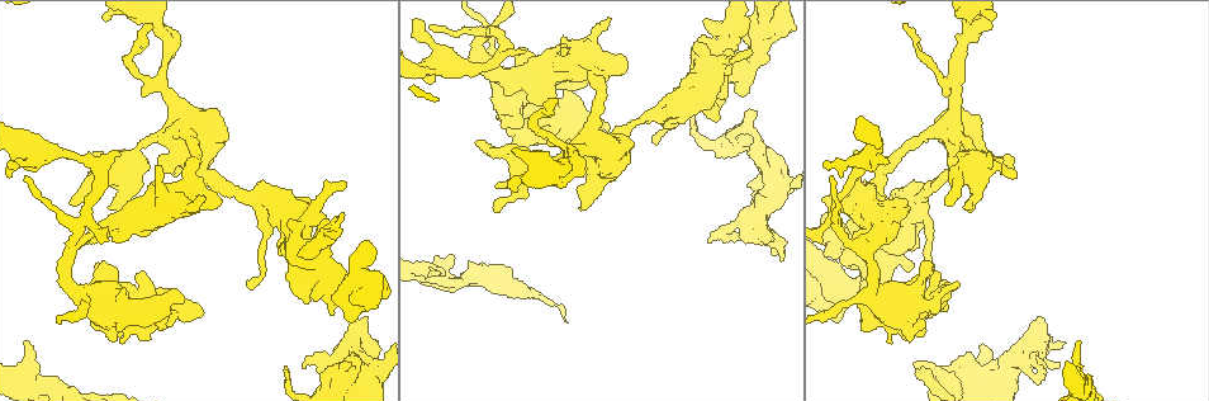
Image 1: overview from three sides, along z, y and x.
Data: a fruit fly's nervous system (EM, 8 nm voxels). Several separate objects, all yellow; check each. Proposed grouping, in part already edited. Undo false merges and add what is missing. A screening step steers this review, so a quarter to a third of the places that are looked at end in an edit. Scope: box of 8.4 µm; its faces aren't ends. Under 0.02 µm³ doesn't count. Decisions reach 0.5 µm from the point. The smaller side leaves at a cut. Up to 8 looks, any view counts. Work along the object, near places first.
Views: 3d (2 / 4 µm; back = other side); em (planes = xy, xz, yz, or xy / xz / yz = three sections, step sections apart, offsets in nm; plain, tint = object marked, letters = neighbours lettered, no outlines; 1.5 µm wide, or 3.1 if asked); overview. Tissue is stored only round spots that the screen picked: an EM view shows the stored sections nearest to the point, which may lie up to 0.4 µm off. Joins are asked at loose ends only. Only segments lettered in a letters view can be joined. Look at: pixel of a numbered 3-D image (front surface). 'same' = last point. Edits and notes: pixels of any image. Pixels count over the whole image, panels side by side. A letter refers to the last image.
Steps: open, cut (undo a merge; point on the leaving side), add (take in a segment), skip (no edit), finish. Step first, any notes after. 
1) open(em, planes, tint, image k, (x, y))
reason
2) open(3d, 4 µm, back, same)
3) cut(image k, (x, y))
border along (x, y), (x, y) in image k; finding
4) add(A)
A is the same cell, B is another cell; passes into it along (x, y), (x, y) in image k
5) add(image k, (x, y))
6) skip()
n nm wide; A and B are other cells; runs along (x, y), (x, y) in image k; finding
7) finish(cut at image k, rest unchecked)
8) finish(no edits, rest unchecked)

open(em, planes, letters, image 1, (942, 283))
free end

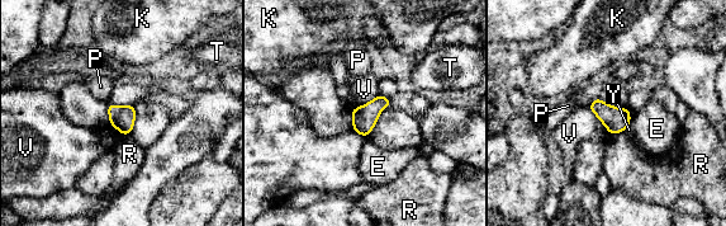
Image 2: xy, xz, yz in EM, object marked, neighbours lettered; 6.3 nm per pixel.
skip()
V touches over 200 nm; E, K, P, R, T, V and Y are other cells; border along (378, 93), (374, 98), (351, 111) in image 2; no lettered segment goes on from it

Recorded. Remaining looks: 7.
open(3d, 4 µm, image 1, (485, 32))
three arms meet

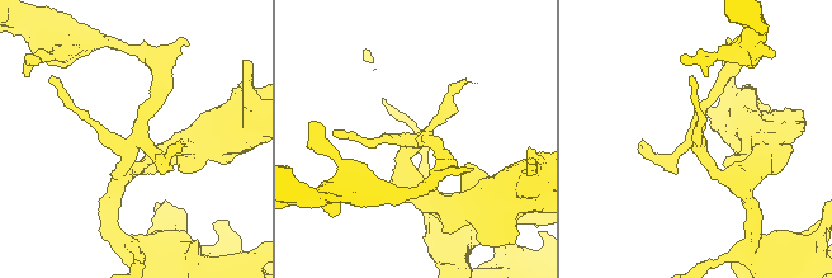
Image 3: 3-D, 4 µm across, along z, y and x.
open(em, planes, tint, image 3, (418, 141))

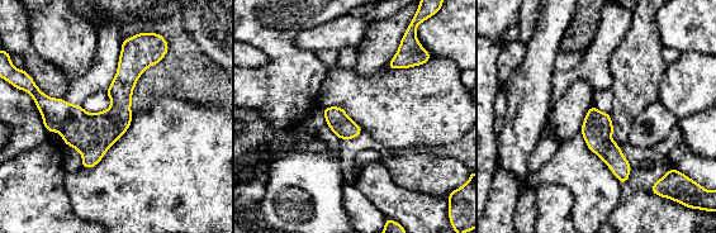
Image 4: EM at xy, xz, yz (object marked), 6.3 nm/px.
open(em, planes, letters, same)

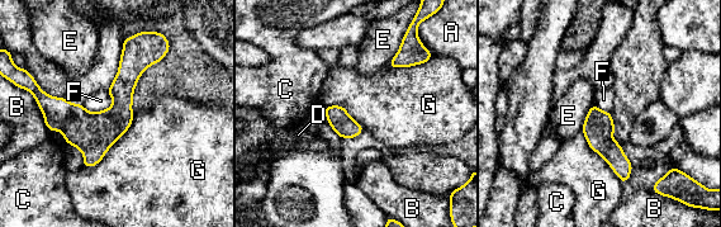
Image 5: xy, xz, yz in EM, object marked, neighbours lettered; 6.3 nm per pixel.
skip()
G touches over 440 nm; A, B, C, D, E, F and G are other cells; one neuron here

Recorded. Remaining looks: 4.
open(em, planes, letters, image 1, (758, 148))

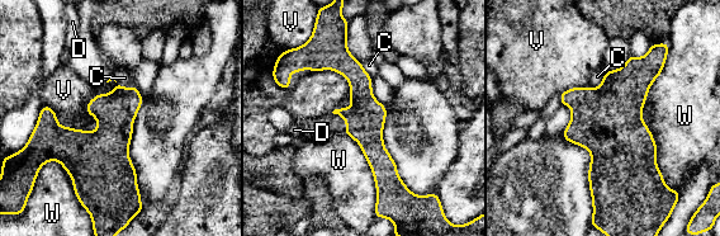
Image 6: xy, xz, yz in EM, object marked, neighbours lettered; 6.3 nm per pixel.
skip()
C, D, V and W are other cells; border along (668, 53), (642, 117), (666, 185) in image 6; one neuron here

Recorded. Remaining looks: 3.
finish(no edits, rest unchecked)

